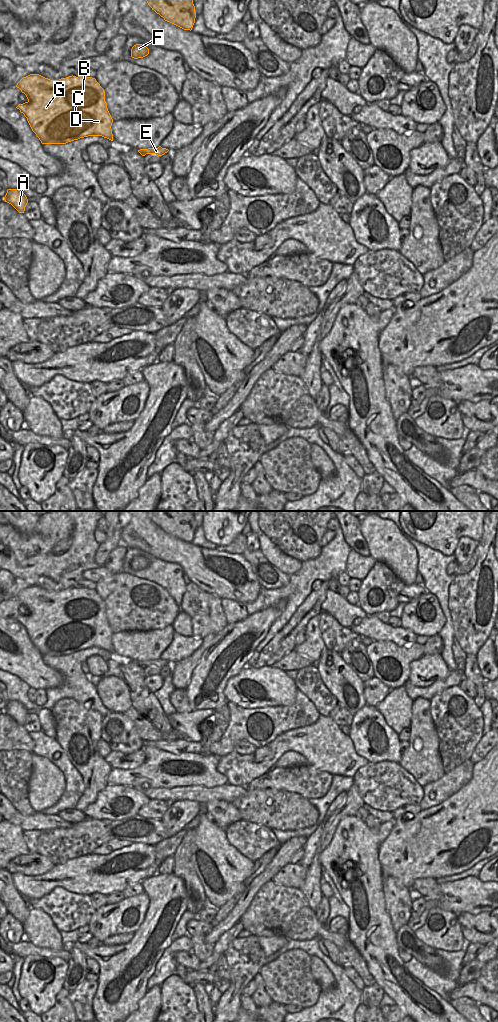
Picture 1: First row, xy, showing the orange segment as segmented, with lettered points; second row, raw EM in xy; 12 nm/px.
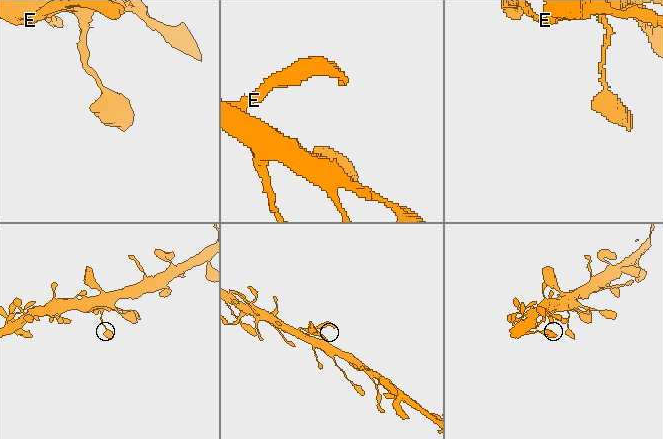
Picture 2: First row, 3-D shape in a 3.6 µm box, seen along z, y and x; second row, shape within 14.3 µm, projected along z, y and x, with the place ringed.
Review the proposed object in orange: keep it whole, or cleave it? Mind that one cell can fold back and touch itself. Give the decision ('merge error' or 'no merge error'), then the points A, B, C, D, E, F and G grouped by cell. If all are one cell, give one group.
no merge error; groups A B C D E F G

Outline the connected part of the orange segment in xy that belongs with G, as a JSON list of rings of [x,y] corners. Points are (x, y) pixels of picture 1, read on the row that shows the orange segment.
[[[39,74],[23,77],[16,85],[28,99],[16,108],[27,118],[27,121],[42,144],[66,144],[88,136],[102,136],[113,141],[113,119],[105,101],[105,91],[95,78],[87,76],[69,76],[59,80],[50,80]]]

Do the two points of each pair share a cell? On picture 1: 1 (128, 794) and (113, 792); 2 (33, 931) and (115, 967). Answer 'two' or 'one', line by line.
1: one
2: two

